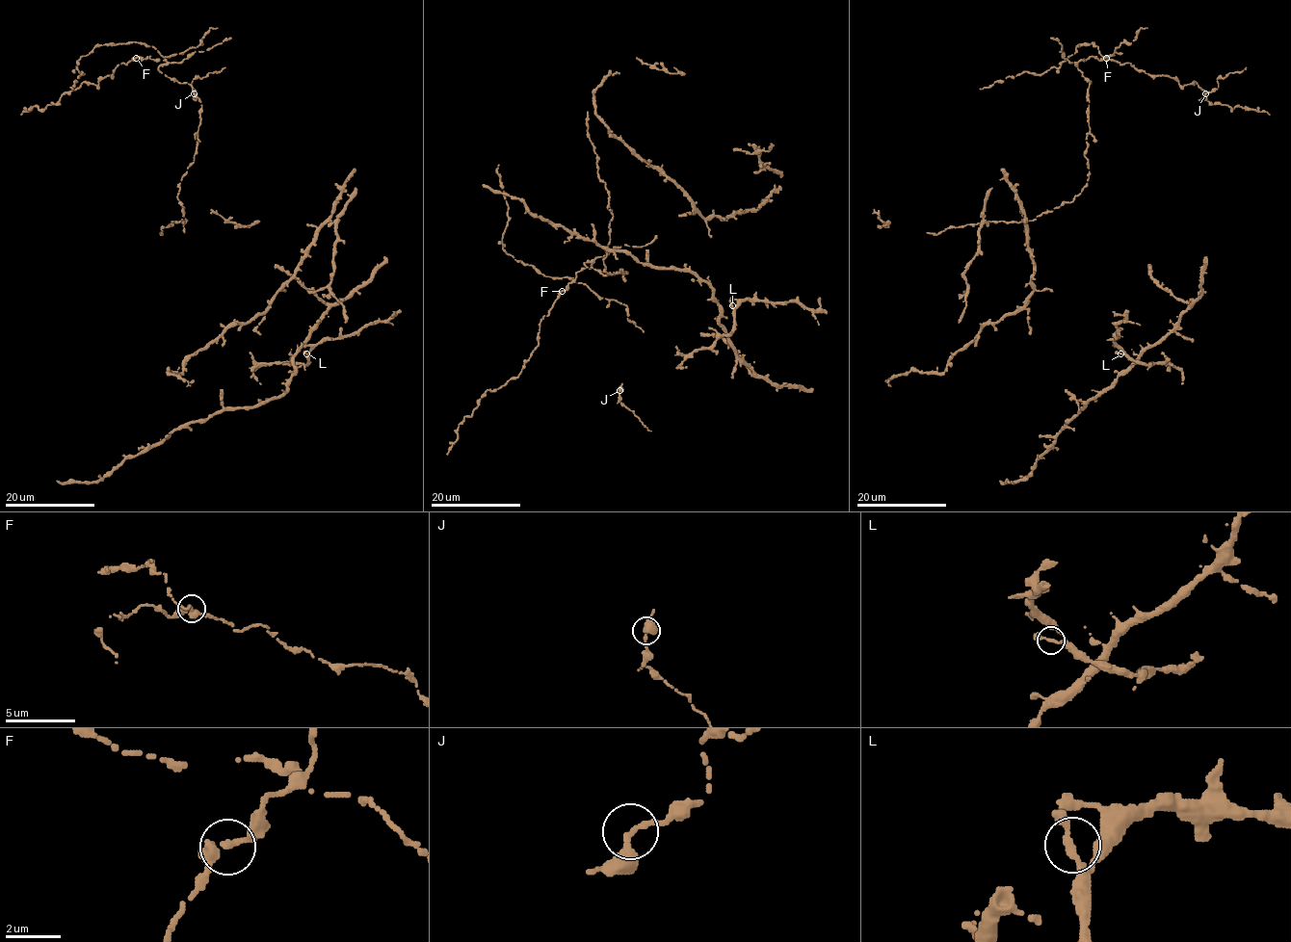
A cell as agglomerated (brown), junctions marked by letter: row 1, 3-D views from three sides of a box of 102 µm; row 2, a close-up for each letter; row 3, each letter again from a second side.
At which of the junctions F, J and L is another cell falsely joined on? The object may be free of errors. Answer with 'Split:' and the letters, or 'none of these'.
Split: none of these

